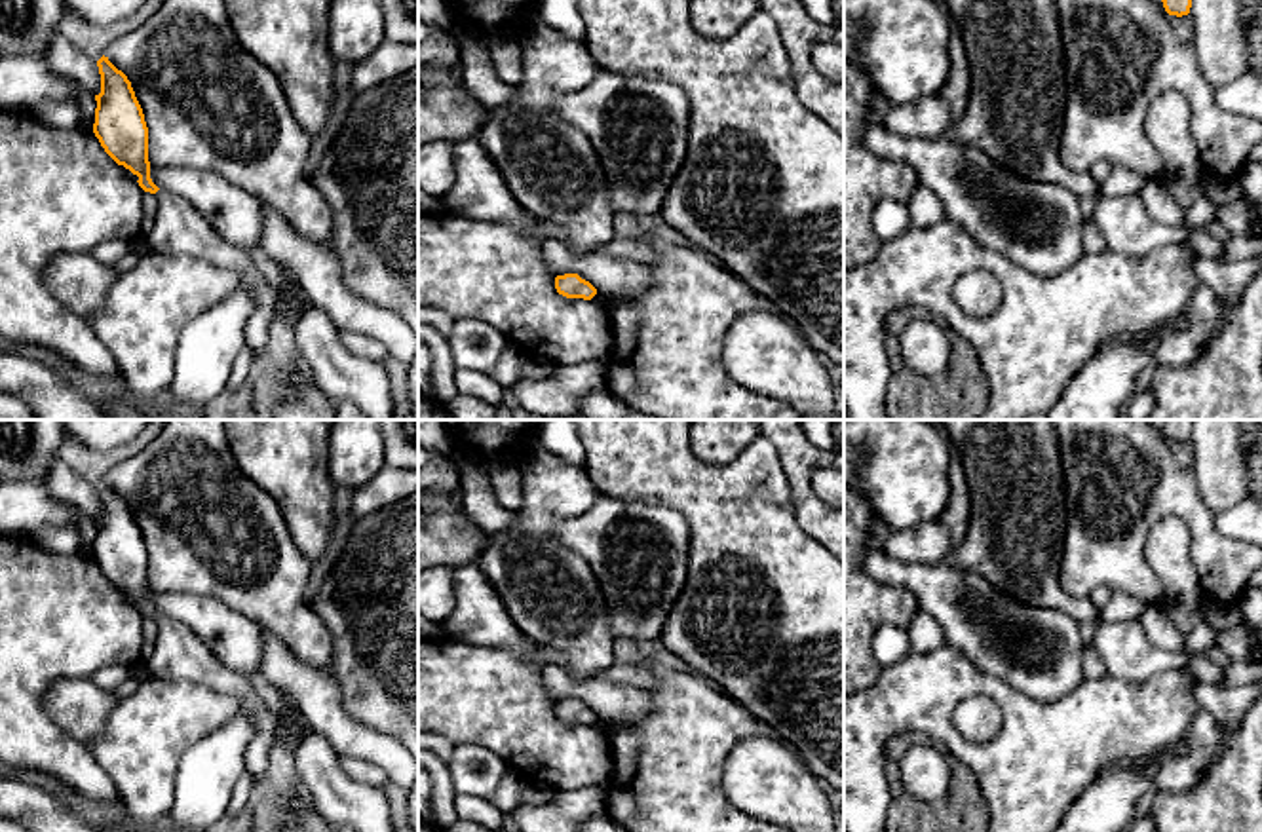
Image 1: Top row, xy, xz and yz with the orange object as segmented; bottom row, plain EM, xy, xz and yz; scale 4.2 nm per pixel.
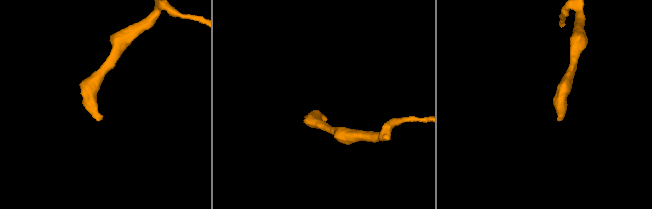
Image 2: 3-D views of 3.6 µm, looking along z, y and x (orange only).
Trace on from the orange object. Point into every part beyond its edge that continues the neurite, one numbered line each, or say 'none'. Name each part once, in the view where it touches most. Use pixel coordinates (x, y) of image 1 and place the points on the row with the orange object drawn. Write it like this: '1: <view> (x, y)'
1: xy (179, 228)

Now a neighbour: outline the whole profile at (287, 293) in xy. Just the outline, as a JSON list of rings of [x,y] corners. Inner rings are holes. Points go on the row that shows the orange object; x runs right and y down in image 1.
[[[279,264],[283,270],[283,283],[276,289],[276,313],[274,317],[287,317],[291,313],[291,304],[298,298],[304,289],[293,270]]]

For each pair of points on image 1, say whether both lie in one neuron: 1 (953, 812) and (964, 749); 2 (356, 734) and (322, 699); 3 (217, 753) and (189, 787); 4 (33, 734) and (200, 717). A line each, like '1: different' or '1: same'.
1: different
2: same
3: same
4: different

